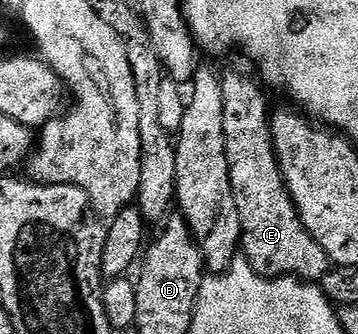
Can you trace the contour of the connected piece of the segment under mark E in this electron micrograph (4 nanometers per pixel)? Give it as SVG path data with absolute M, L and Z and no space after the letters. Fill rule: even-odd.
M239 54L236 56L239 57L237 57L227 69L222 69L219 85L223 91L223 101L225 102L223 121L225 122L225 150L227 151L227 157L229 158L229 178L231 179L231 185L233 186L233 194L235 195L235 201L237 202L237 214L241 218L241 230L243 231L243 238L241 241L242 259L247 260L249 266L253 266L253 270L262 276L269 276L272 278L276 276L293 276L308 282L322 281L324 274L331 271L333 265L331 259L329 259L325 254L325 250L321 250L321 246L317 246L317 242L313 242L309 230L305 230L305 226L301 222L301 218L295 209L295 203L291 201L291 195L287 189L287 184L283 181L283 175L279 169L279 160L275 157L275 143L271 140L271 118L269 115L269 107L267 108L266 96L268 93L265 91L264 85L261 83L257 75L255 65L247 59L246 55Z

